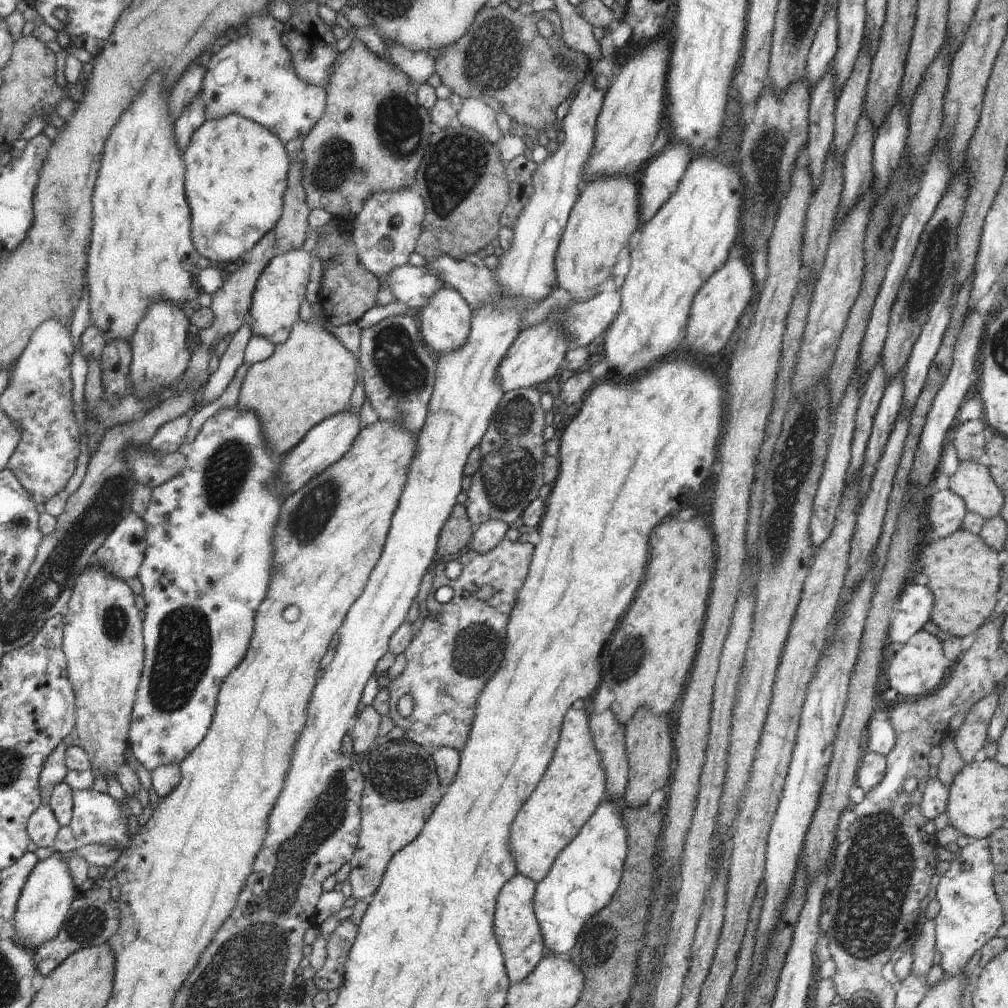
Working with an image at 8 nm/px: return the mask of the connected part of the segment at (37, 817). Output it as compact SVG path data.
M41 804L40 808L30 816L27 823L29 838L37 847L52 849L60 829L60 824L54 817L49 804Z

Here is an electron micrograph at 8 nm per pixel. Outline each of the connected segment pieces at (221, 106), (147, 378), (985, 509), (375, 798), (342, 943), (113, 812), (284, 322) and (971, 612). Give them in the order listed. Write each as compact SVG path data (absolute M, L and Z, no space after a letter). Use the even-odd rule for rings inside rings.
M256 12L248 16L246 28L240 30L238 40L232 40L224 48L219 48L211 56L208 70L202 80L202 102L204 102L204 119L216 120L228 114L244 116L278 136L282 144L286 145L290 140L307 136L308 132L318 125L326 110L327 95L325 88L312 86L308 82L302 82L292 66L293 61L289 50L282 45L281 35L283 23L276 20L266 12Z
M160 298L150 302L150 306L144 312L144 318L138 322L129 341L132 358L129 383L136 390L136 396L152 396L152 392L158 392L160 388L169 388L184 375L191 358L186 345L190 330L193 330L193 327L182 307Z
M960 462L958 471L949 478L949 490L964 500L967 511L982 516L984 520L1001 515L1005 496L982 462Z
M409 739L386 742L372 748L366 761L370 772L365 775L361 799L361 832L350 862L352 896L364 901L380 887L388 862L419 835L426 818L440 802L440 783L432 754Z
M344 914L336 930L330 934L330 940L327 941L324 966L314 975L313 982L318 991L328 993L343 984L345 963L355 942L357 931L358 926Z
M94 788L88 790L73 790L73 810L69 825L79 846L88 844L104 844L108 848L122 852L129 846L131 833L128 831L128 820L131 814L109 794L96 792ZM129 816L129 817L128 817Z
M304 248L275 253L259 277L250 306L248 322L252 335L264 336L272 344L288 340L292 326L299 320L299 310L306 299L313 257Z
M960 528L944 539L918 548L924 567L921 572L928 577L926 587L934 600L931 620L940 631L950 637L964 638L986 624L997 604L996 593L1001 588L1003 565L998 560L999 552L986 545L979 534Z

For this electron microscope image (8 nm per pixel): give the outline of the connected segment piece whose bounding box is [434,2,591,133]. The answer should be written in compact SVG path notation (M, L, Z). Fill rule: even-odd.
M501 2L497 7L491 8L485 5L476 12L469 33L465 33L460 40L454 44L444 46L441 54L434 59L435 72L442 79L442 85L452 89L453 94L457 94L464 99L483 99L484 96L496 98L502 105L502 111L506 112L512 121L517 121L521 129L531 126L538 132L546 132L556 124L558 106L569 96L572 96L574 86L581 82L586 74L591 70L590 58L581 54L579 51L566 47L562 41L562 26L557 12L540 12L531 15L521 14L517 10L512 10L506 3ZM546 18L552 24L553 36L548 38L548 42L536 42L539 37L536 31L537 22Z

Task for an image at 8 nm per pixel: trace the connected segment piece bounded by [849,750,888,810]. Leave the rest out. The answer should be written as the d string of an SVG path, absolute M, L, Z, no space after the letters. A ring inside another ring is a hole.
M869 752L862 757L857 771L856 782L850 790L849 809L852 810L856 804L860 804L870 790L873 790L884 780L887 772L887 759L882 754Z

